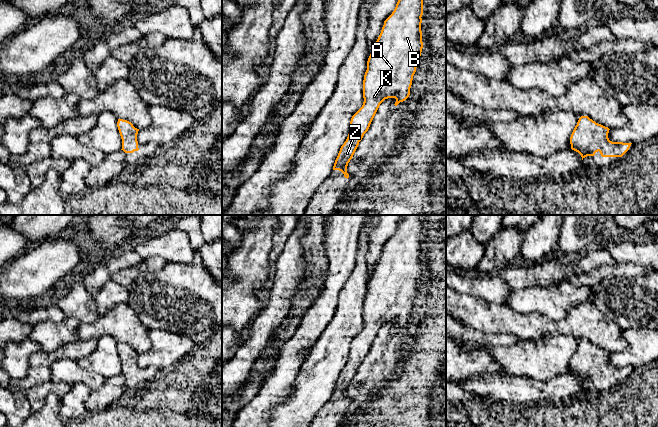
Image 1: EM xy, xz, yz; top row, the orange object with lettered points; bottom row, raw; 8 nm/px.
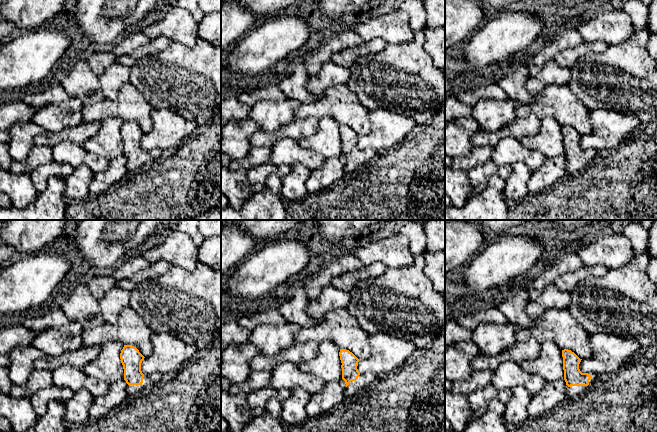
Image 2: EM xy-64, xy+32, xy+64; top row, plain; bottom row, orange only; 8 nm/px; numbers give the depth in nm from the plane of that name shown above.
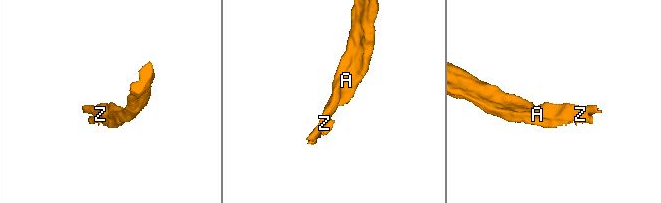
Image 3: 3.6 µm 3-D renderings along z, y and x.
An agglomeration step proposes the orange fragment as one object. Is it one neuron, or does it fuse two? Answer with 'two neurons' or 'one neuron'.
one neuron

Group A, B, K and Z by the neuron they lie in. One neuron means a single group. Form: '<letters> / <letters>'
A B K Z

